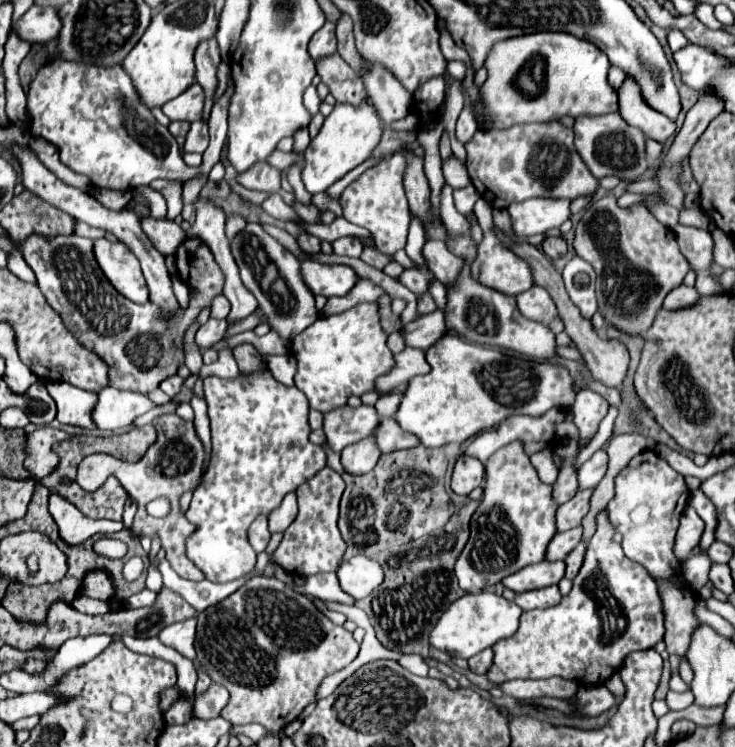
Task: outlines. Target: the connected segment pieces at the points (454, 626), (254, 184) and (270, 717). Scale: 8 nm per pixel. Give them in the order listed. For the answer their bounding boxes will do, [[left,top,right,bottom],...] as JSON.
[[428,591,522,659],[236,163,295,207],[196,577,358,731]]

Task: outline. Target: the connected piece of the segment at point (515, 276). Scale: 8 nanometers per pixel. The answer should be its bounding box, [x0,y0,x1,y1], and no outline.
[470,199,534,295]

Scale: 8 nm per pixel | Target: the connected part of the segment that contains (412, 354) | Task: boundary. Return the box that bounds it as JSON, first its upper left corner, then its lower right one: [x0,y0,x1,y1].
[376,347,428,391]

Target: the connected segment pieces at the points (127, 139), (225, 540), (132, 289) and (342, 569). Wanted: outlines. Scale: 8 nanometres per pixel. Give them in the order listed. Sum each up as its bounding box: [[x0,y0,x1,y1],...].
[[28,61,232,191],[186,373,326,583],[94,239,148,303],[336,555,384,599]]

